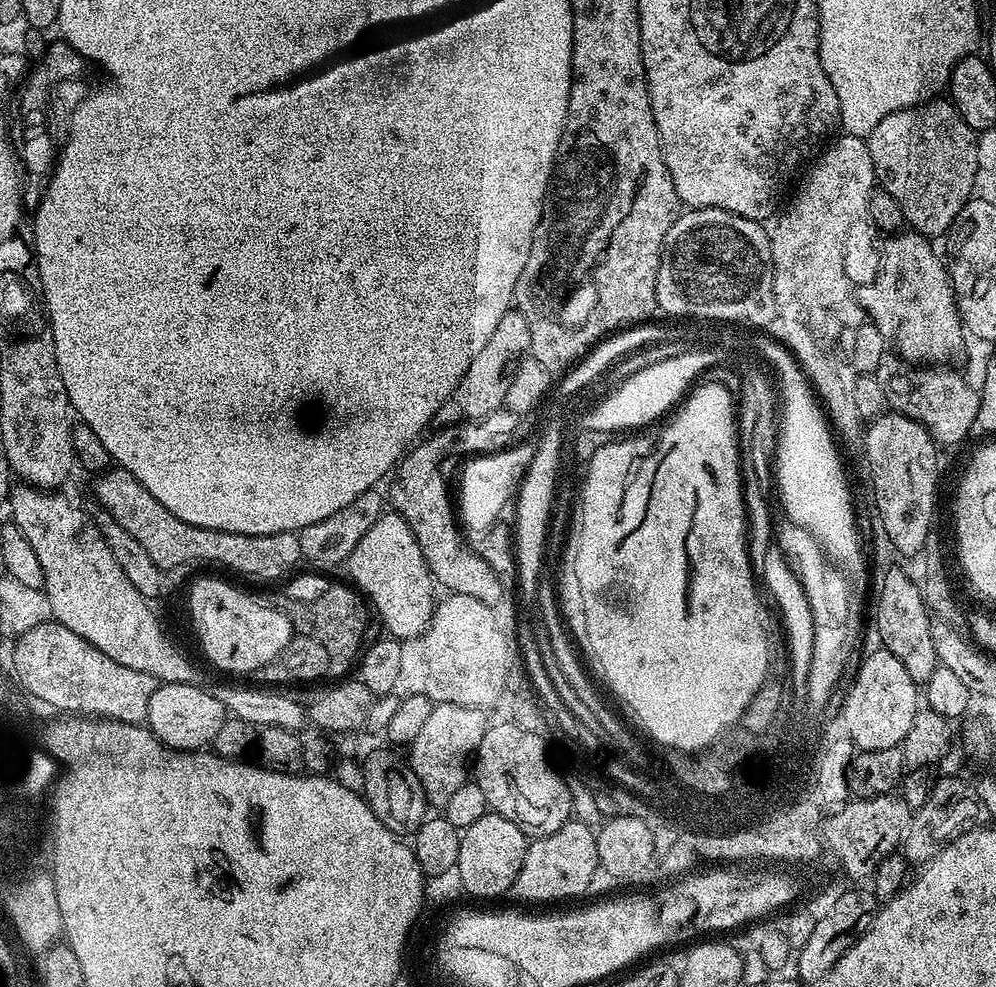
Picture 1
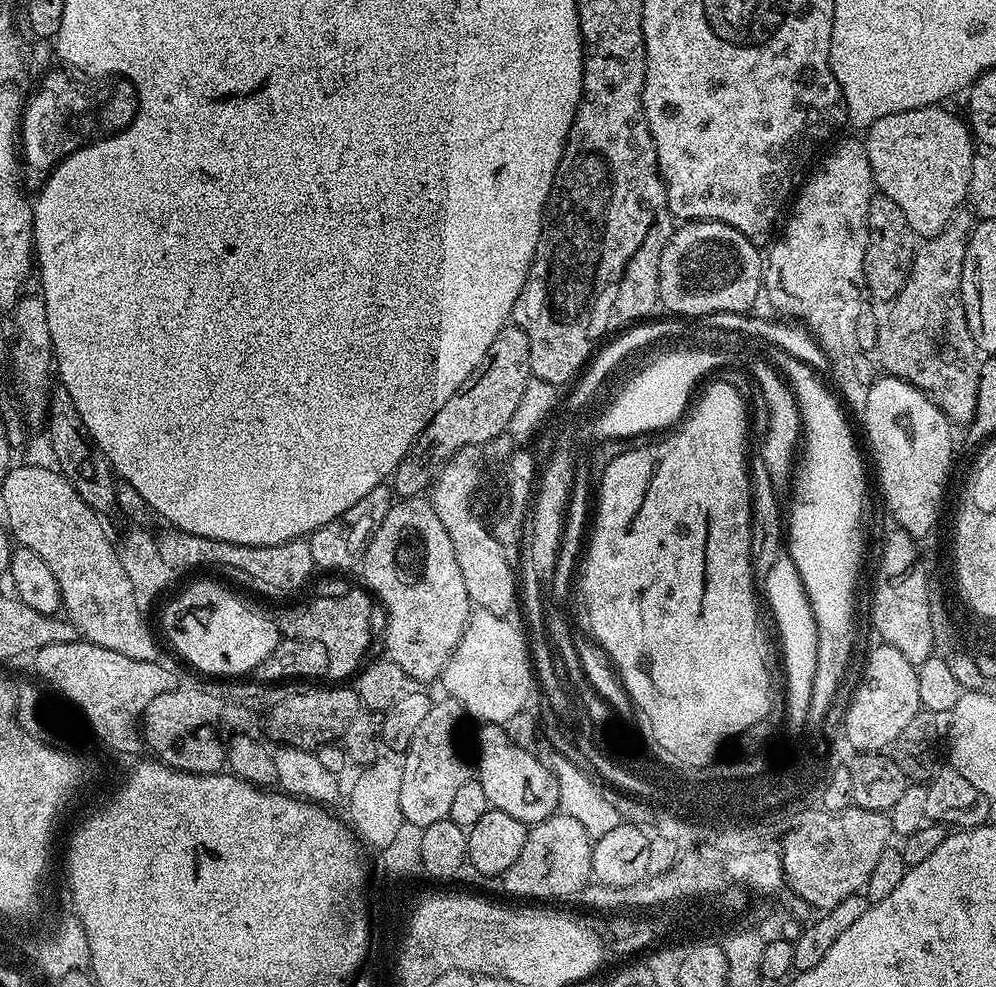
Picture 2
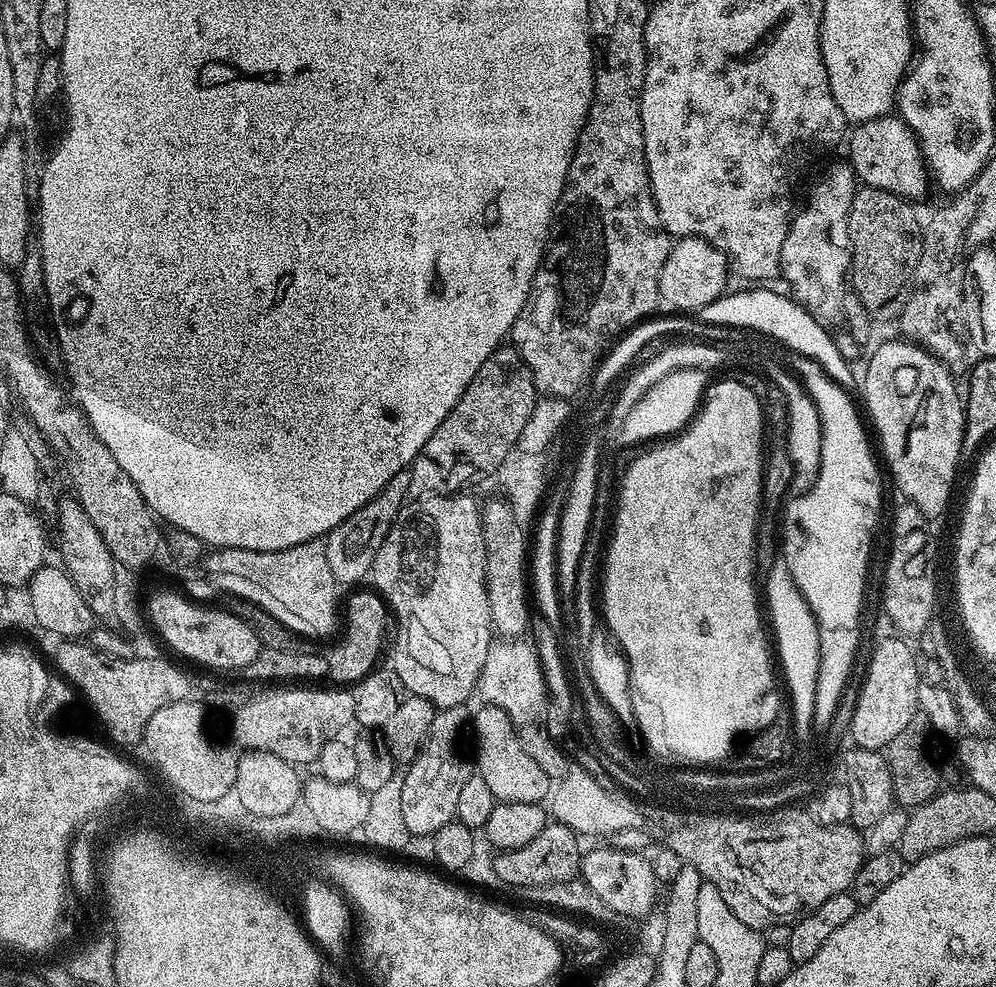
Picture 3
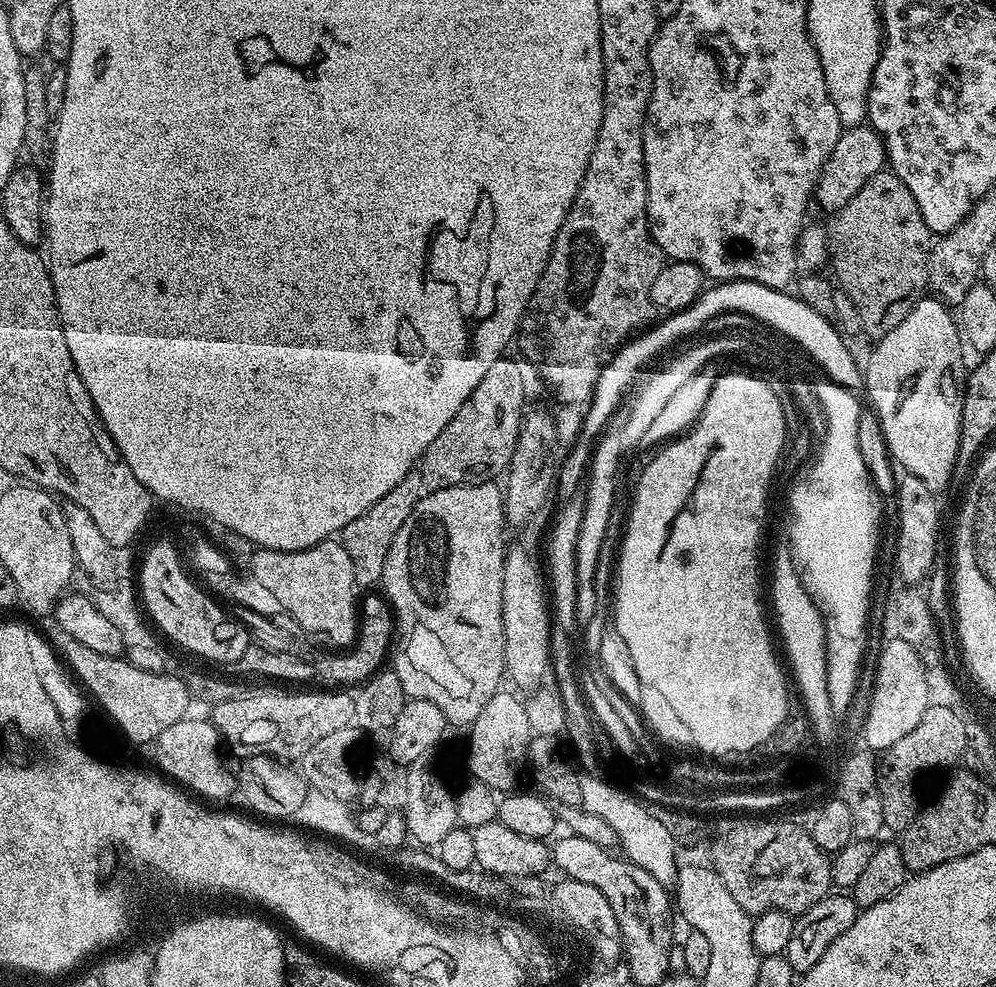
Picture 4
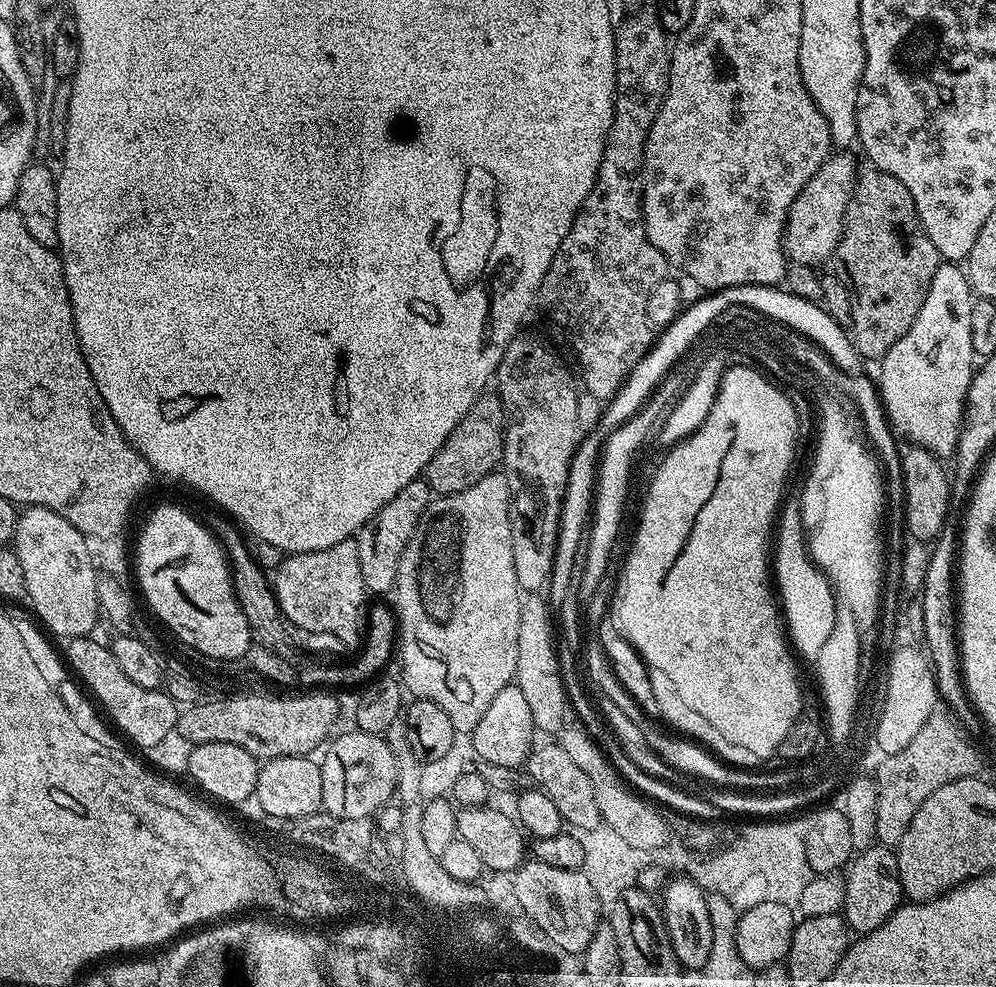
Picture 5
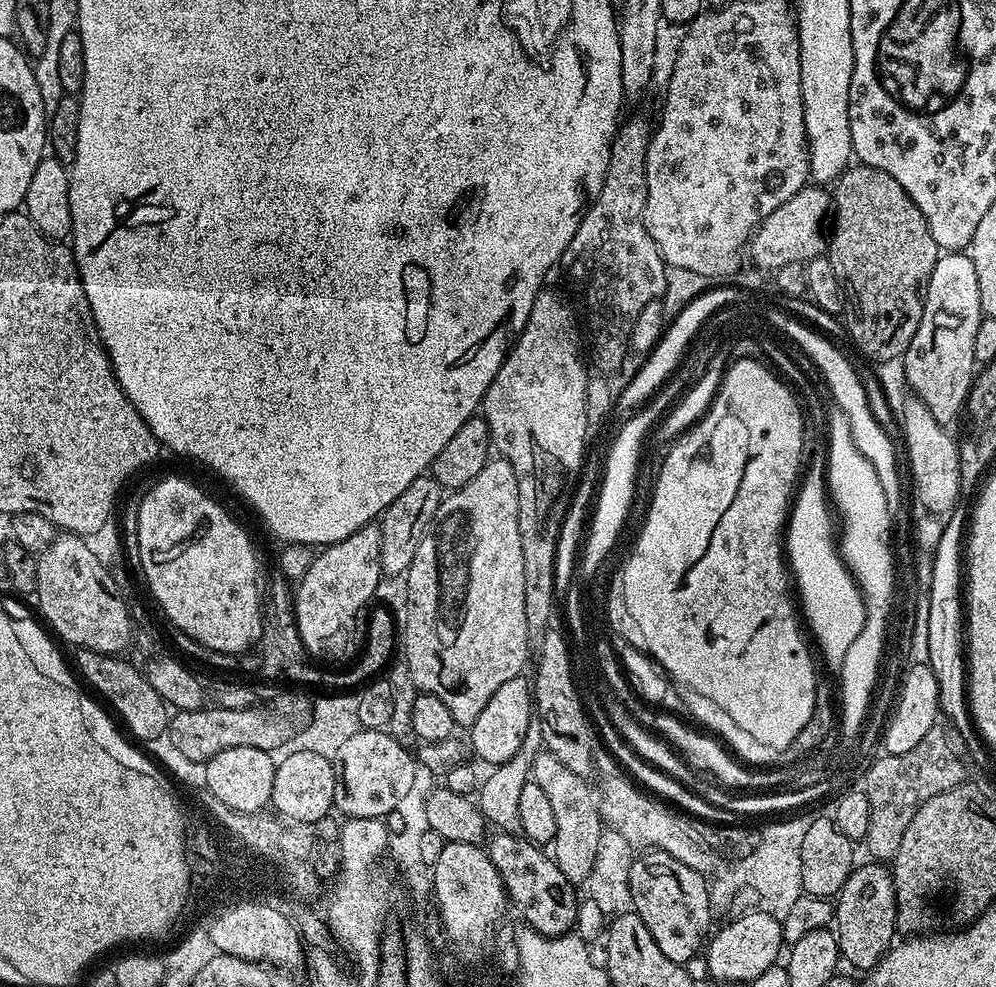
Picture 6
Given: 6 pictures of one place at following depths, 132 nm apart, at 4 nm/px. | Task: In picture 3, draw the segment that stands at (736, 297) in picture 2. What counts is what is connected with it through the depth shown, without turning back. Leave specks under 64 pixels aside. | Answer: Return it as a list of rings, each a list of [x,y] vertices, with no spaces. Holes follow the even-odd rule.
[[[681,236],[673,243],[658,278],[661,301],[677,308],[677,313],[695,314],[700,308],[705,308],[719,296],[725,295],[729,287],[728,272],[730,276],[730,261],[721,248],[715,248],[713,244],[697,236]]]

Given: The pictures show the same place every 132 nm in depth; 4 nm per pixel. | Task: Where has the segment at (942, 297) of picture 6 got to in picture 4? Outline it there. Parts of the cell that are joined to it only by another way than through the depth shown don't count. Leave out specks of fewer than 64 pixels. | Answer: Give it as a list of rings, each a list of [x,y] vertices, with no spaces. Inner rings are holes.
[[[921,298],[914,310],[910,310],[910,314],[906,314],[906,318],[902,318],[894,330],[890,330],[890,334],[875,341],[876,349],[869,354],[862,375],[866,393],[872,399],[871,411],[880,420],[893,461],[907,475],[922,478],[922,482],[926,482],[932,492],[940,494],[953,483],[952,471],[957,464],[956,456],[962,451],[960,423],[966,383],[966,344],[953,309],[939,298],[928,299]]]

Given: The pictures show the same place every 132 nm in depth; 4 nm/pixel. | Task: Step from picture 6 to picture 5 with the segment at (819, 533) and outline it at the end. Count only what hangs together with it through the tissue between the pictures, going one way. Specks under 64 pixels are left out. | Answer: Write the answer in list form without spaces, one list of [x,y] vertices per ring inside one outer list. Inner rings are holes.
[[[785,503],[782,511],[778,516],[778,523],[774,528],[774,588],[778,593],[779,603],[782,605],[782,616],[786,620],[792,616],[792,624],[786,628],[787,635],[790,640],[800,640],[800,647],[796,652],[804,648],[800,656],[806,652],[816,652],[816,648],[820,648],[820,644],[824,644],[825,636],[828,636],[830,627],[832,626],[832,602],[838,598],[836,593],[832,591],[832,585],[828,583],[828,579],[824,577],[823,572],[817,568],[816,563],[808,555],[808,545],[804,535],[804,523],[800,517],[799,503]]]

